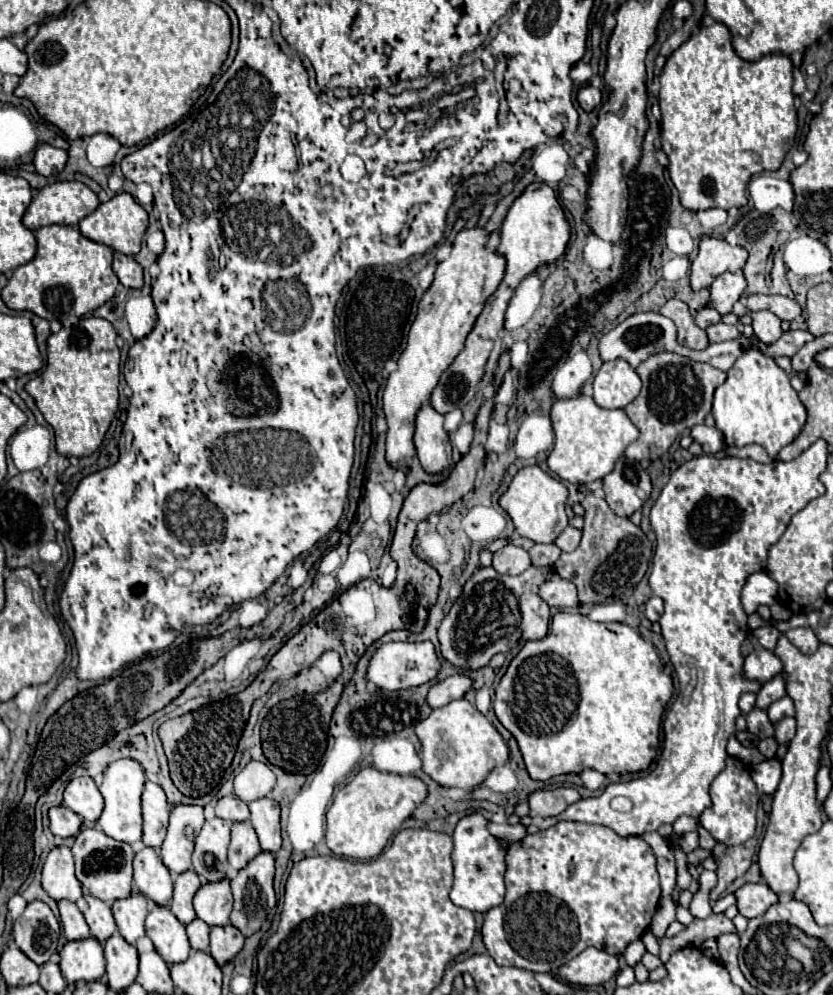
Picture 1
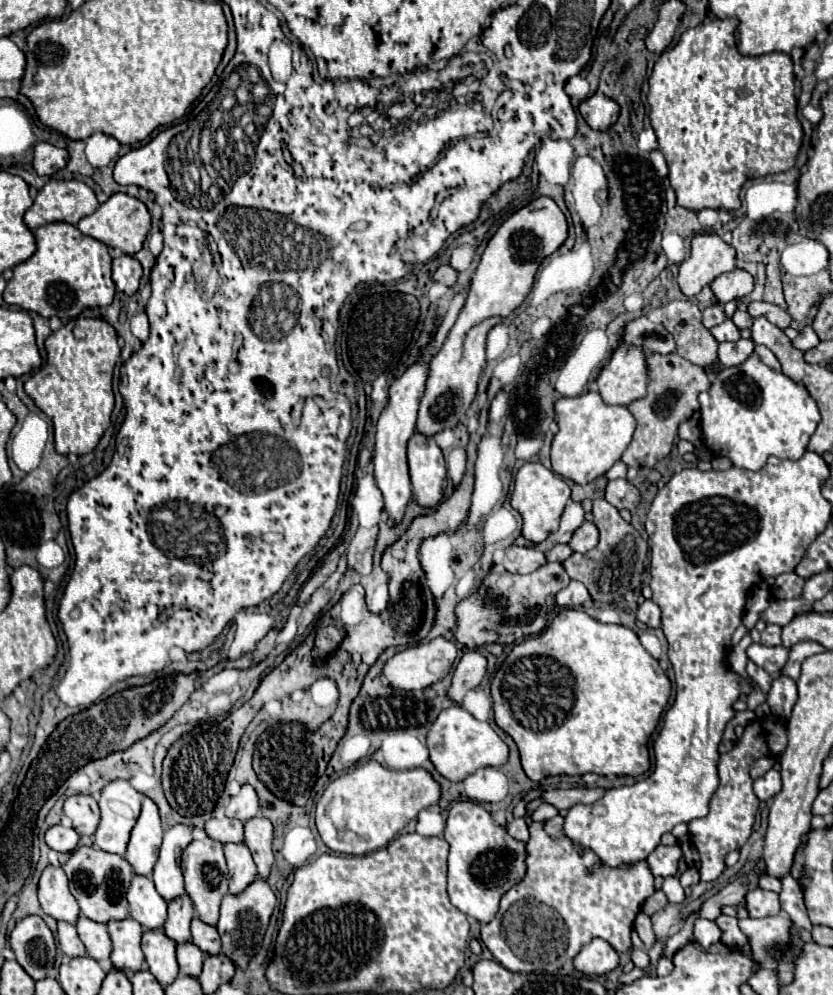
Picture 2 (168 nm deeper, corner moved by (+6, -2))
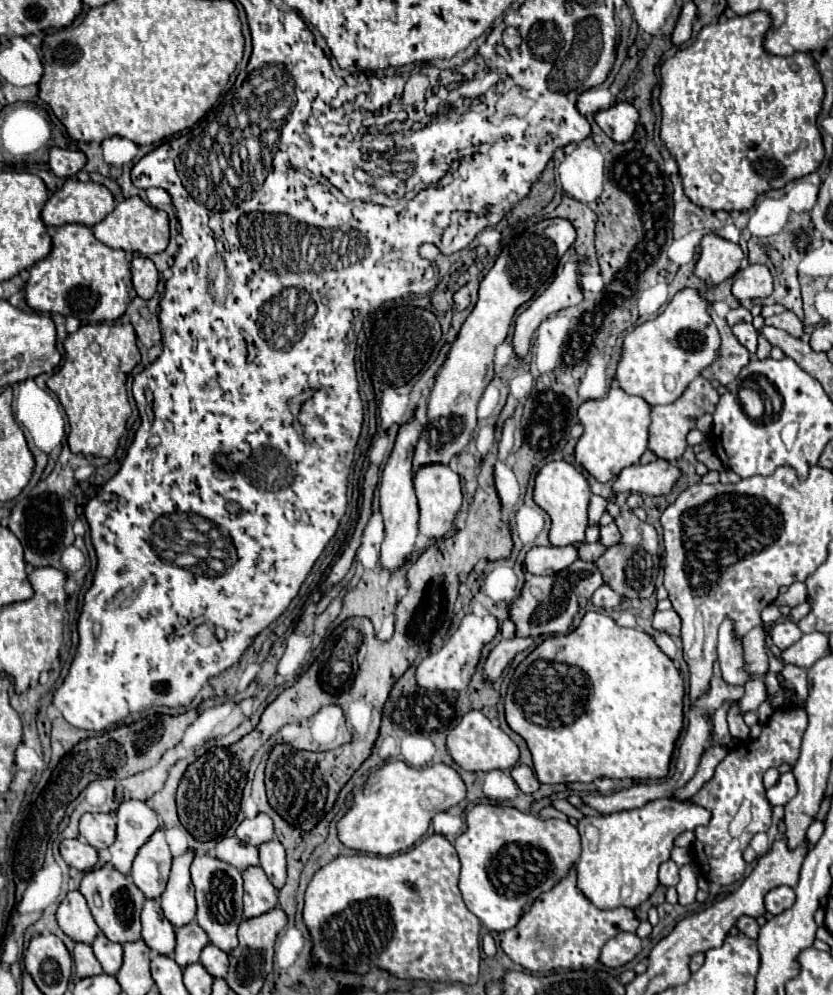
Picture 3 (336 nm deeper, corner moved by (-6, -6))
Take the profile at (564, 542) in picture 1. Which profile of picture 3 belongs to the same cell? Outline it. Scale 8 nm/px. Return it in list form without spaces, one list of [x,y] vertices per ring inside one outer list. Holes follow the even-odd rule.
[[[610,523],[610,525],[606,525],[606,527],[600,527],[600,543],[604,545],[604,547],[612,547],[612,545],[616,545],[620,541],[620,533],[618,533],[618,529],[616,529],[616,523]]]

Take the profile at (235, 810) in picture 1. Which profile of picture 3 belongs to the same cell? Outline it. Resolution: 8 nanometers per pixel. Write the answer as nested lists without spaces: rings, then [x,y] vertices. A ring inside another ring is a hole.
[[[224,837],[216,843],[216,857],[228,861],[236,869],[246,869],[248,865],[258,865],[258,849],[254,845],[244,845],[236,837]]]

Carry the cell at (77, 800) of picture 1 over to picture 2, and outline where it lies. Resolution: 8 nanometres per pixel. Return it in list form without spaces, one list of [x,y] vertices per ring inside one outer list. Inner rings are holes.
[[[90,795],[68,797],[64,801],[64,815],[78,835],[88,835],[88,837],[94,835],[100,821],[98,803]]]

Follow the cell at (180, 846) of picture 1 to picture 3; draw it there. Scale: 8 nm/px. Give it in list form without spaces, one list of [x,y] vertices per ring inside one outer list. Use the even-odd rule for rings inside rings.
[[[186,849],[182,855],[172,859],[170,879],[164,893],[160,895],[162,911],[174,927],[182,927],[194,921],[196,915],[196,899],[190,881],[192,859],[194,859],[194,849]]]

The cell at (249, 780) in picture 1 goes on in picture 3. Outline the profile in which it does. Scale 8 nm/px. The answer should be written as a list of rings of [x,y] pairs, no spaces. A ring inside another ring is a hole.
[[[258,813],[254,819],[246,819],[238,825],[236,837],[250,845],[260,845],[264,841],[270,841],[274,837],[272,819],[266,813]]]

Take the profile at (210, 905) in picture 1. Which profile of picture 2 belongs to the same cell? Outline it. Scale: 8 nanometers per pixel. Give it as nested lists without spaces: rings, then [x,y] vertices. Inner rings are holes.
[[[196,917],[192,919],[192,943],[206,955],[220,953],[220,935],[210,925],[196,921]]]

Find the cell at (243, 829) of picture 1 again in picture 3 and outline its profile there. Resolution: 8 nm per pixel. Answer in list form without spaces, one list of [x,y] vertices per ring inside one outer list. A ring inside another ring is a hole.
[[[252,865],[252,869],[244,869],[244,917],[256,917],[272,907],[276,907],[276,889],[268,881],[264,869]]]

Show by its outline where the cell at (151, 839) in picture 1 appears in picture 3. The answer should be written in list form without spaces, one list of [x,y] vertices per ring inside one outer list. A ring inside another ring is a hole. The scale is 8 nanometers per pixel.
[[[160,827],[138,851],[132,865],[132,879],[146,895],[146,899],[158,899],[168,883],[170,873],[170,847],[166,843],[164,827]]]

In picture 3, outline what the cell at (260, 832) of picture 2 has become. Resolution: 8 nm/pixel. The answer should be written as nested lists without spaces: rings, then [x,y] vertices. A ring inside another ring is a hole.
[[[278,839],[266,841],[264,845],[258,845],[260,849],[260,867],[266,871],[270,883],[276,889],[282,889],[286,881],[286,857],[284,857],[284,845]]]

